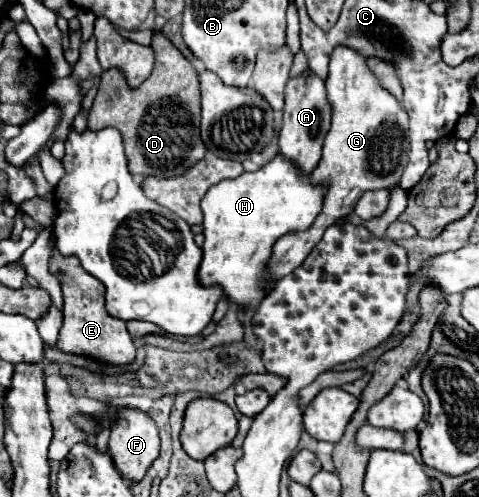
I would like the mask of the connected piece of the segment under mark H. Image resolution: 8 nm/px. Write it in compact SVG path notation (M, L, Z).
M277 154L267 166L255 172L243 172L239 178L215 184L203 198L203 260L199 264L199 284L219 286L223 296L247 308L251 302L261 302L273 288L267 264L273 254L273 244L289 234L311 226L321 212L323 186L313 186L309 176L301 176L297 166Z

